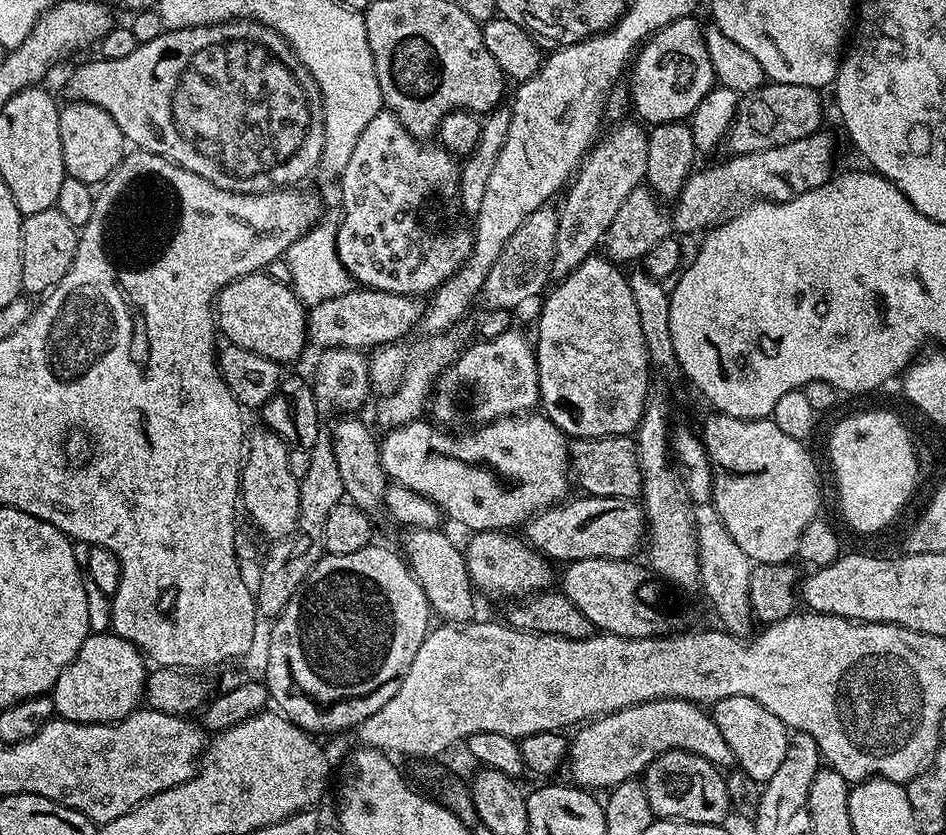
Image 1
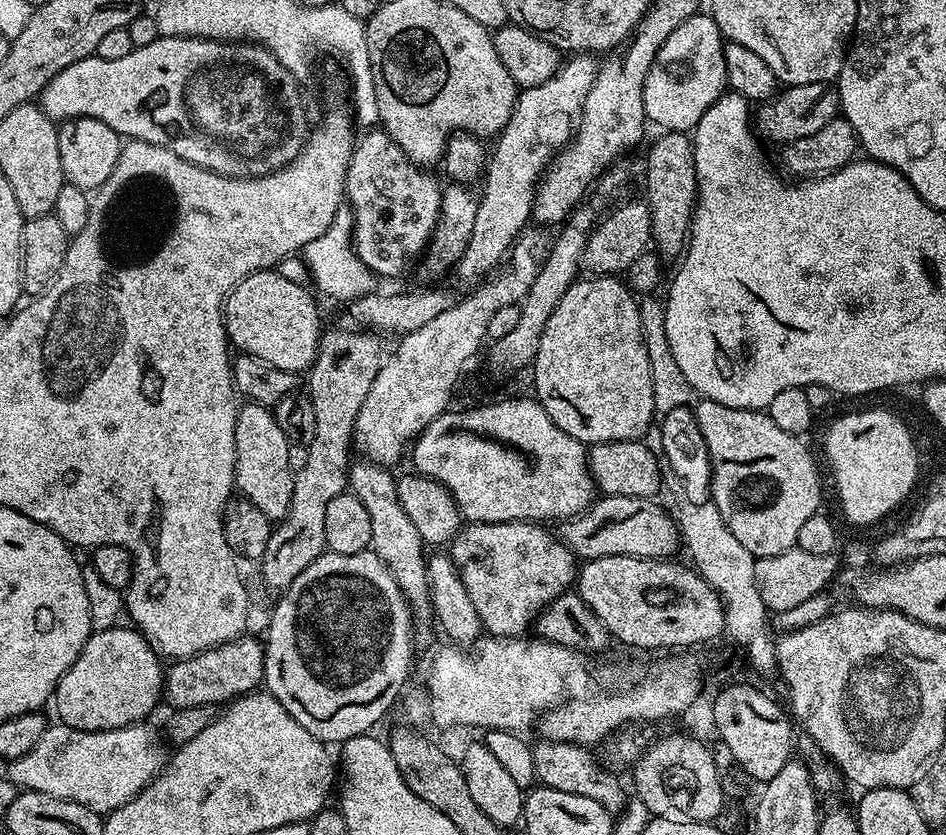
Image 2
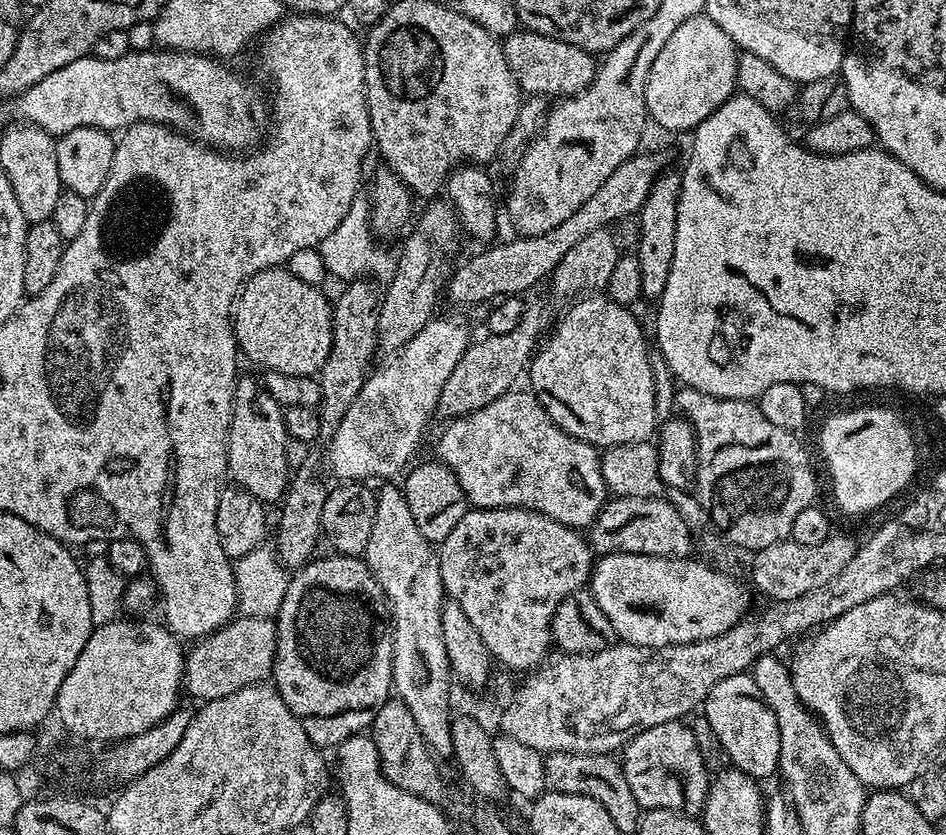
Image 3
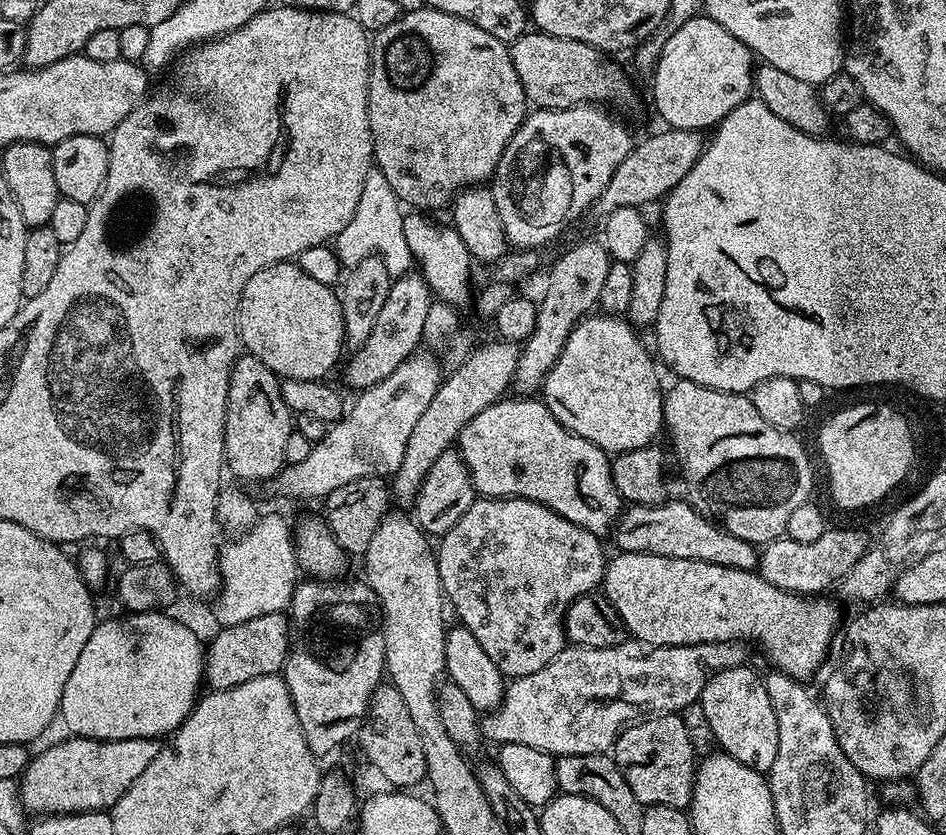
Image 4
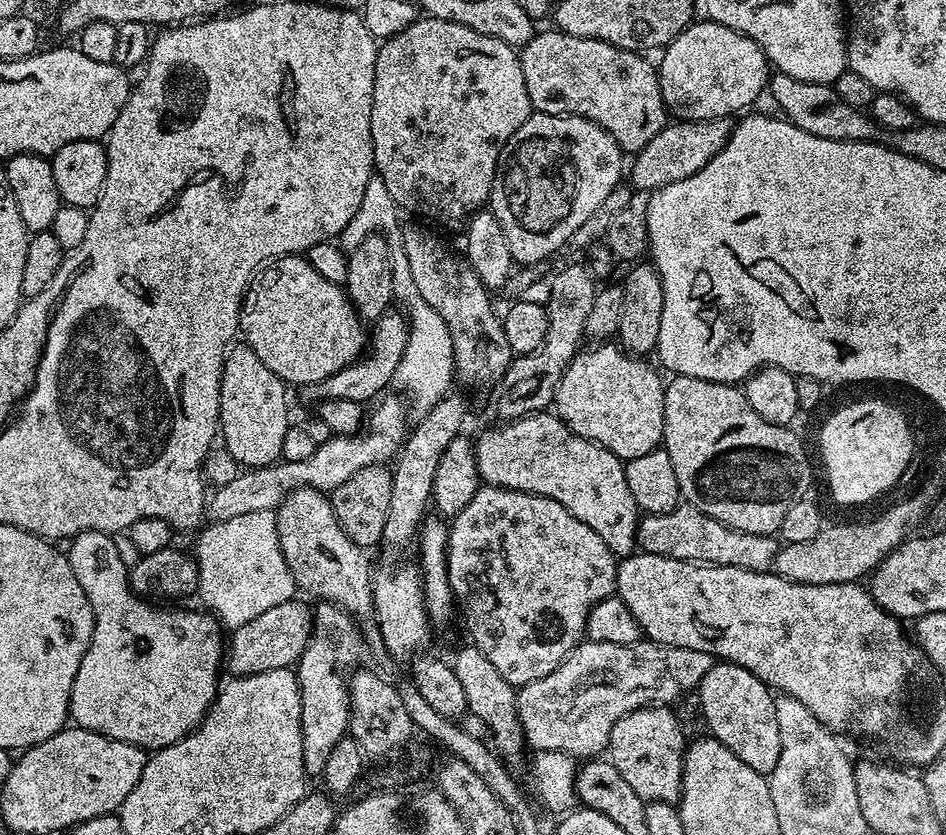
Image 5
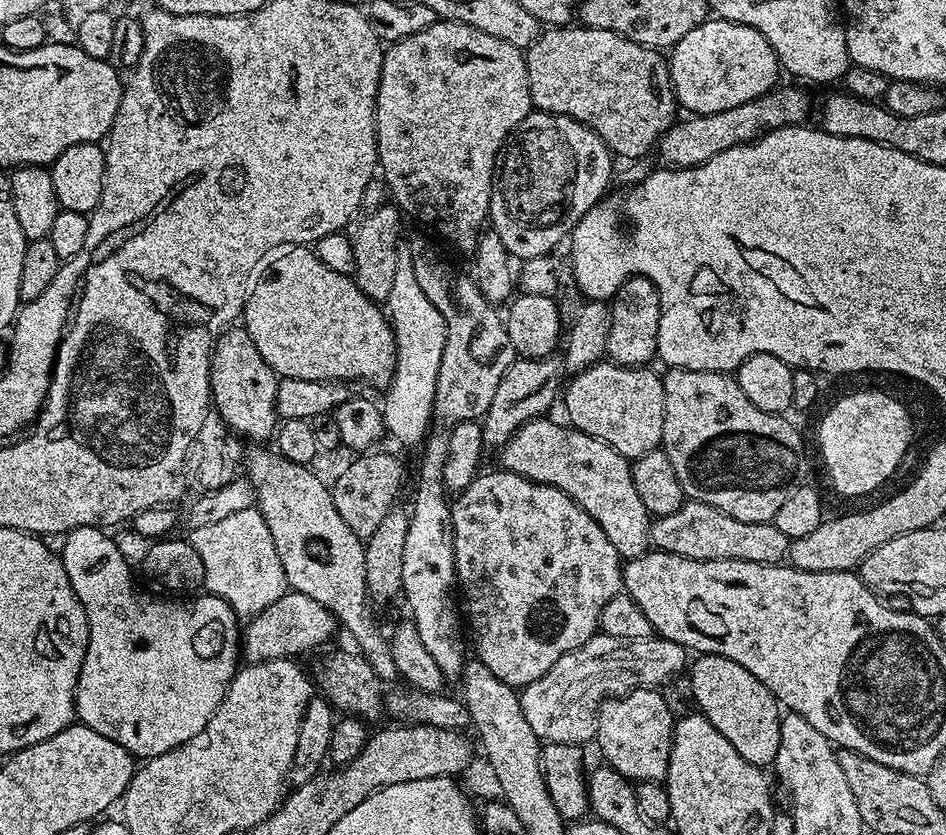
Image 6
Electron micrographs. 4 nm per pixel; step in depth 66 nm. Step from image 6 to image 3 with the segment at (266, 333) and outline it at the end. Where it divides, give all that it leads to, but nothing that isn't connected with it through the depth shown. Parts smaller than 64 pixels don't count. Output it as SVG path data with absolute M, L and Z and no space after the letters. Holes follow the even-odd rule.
M277 266L267 268L258 274L254 274L245 282L244 287L240 289L240 294L236 298L234 311L232 314L232 330L236 333L236 347L241 353L244 352L256 364L261 364L261 369L270 372L281 372L282 374L294 374L295 376L316 376L321 366L326 362L326 358L330 354L330 346L332 345L332 310L333 305L330 300L323 296L320 288L310 286L306 282L302 282L302 278L294 278L294 274L288 272L287 267Z

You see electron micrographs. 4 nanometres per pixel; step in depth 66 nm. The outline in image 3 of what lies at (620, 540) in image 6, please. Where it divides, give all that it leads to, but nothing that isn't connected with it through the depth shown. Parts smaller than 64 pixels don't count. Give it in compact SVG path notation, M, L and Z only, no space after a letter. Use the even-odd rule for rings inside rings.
M516 391L502 393L489 405L474 410L468 416L449 419L440 432L435 455L440 463L454 470L473 509L527 508L577 530L591 528L610 499L600 469L601 453L593 445L561 430L531 391Z

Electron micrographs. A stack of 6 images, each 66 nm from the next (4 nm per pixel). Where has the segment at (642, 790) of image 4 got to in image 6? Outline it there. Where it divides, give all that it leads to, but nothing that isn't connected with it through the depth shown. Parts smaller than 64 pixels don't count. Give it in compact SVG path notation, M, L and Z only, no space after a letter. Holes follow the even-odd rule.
M636 688L624 696L605 700L596 714L594 744L604 755L603 763L625 776L629 782L663 781L668 774L674 717L666 706L663 691Z

